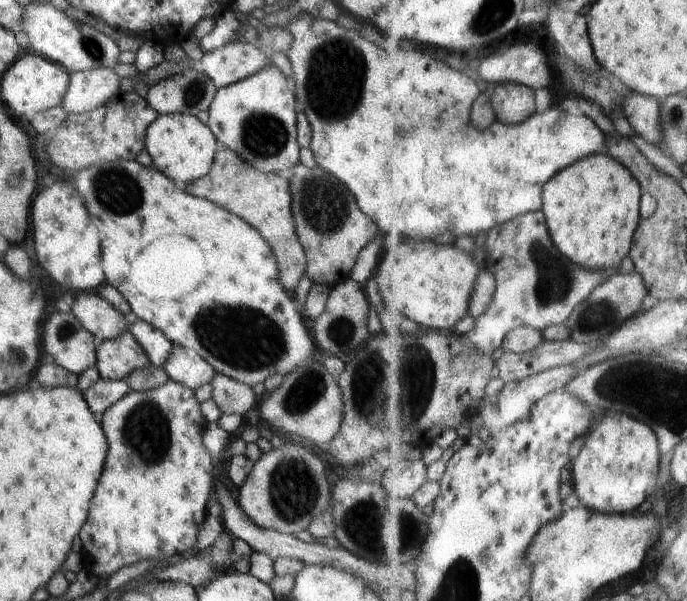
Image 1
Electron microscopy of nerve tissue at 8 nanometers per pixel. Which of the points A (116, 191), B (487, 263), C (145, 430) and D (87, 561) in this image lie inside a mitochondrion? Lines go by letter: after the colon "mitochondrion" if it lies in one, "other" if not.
A: mitochondrion
B: other
C: mitochondrion
D: other

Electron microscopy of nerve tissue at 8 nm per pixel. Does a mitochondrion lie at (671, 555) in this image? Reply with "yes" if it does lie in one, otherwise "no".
no

